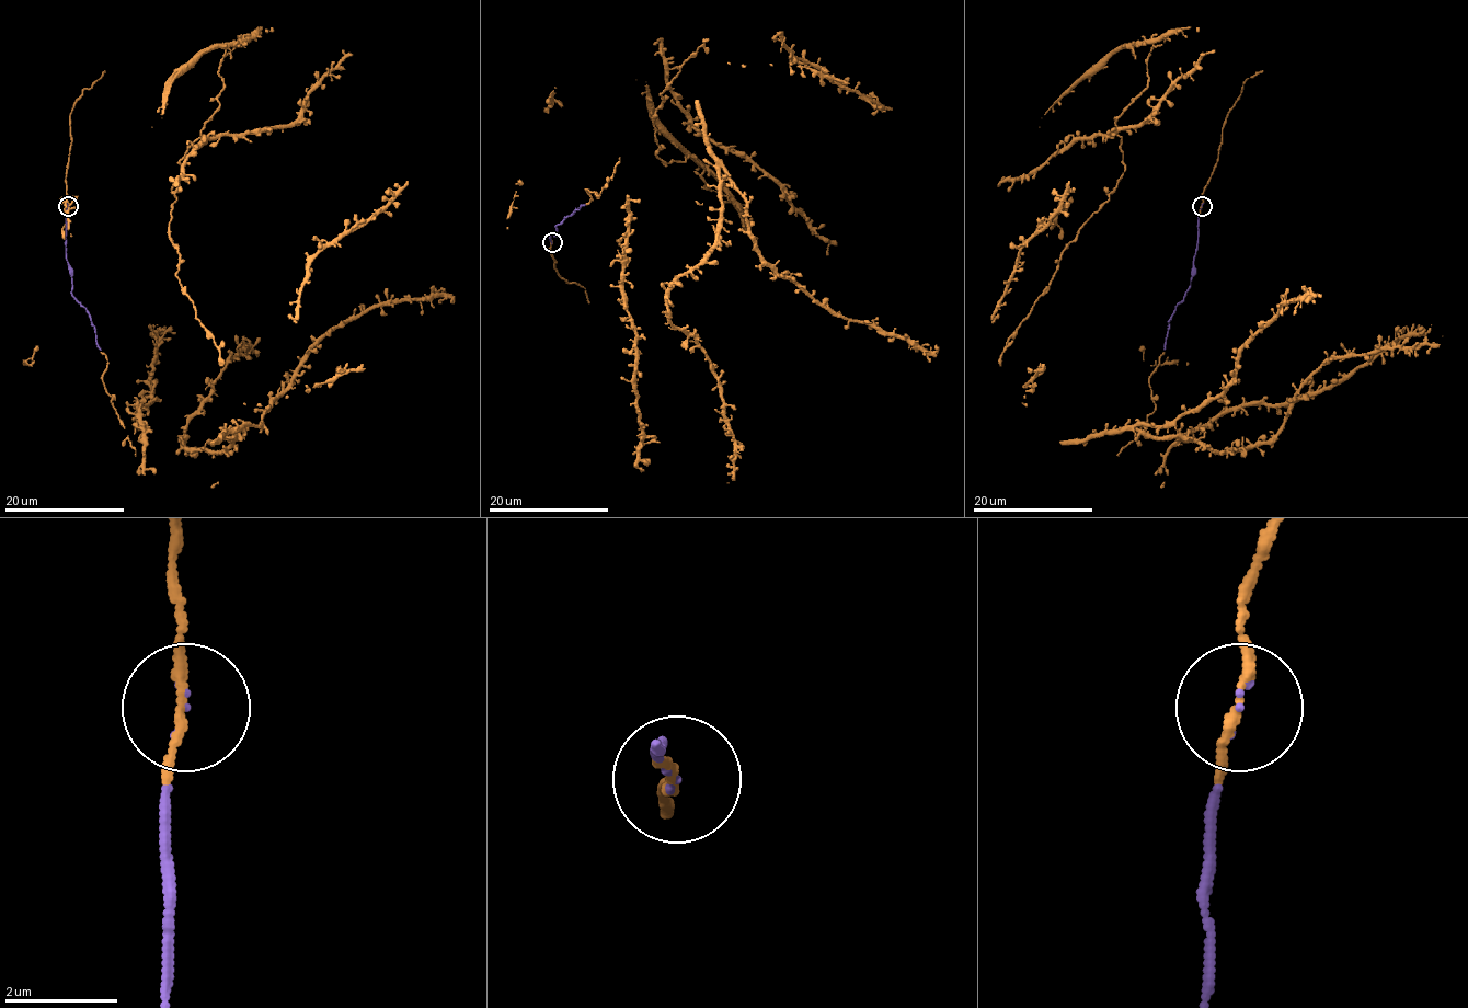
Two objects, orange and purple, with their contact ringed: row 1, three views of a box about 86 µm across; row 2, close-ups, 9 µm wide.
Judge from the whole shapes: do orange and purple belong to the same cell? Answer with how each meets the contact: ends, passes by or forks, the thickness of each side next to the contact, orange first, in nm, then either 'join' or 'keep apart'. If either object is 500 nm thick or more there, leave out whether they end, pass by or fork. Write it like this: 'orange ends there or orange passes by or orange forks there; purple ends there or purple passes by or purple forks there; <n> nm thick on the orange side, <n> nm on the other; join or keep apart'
orange passes by; purple ends there; 160 nm thick on the orange side, 60 nm on the other; join

